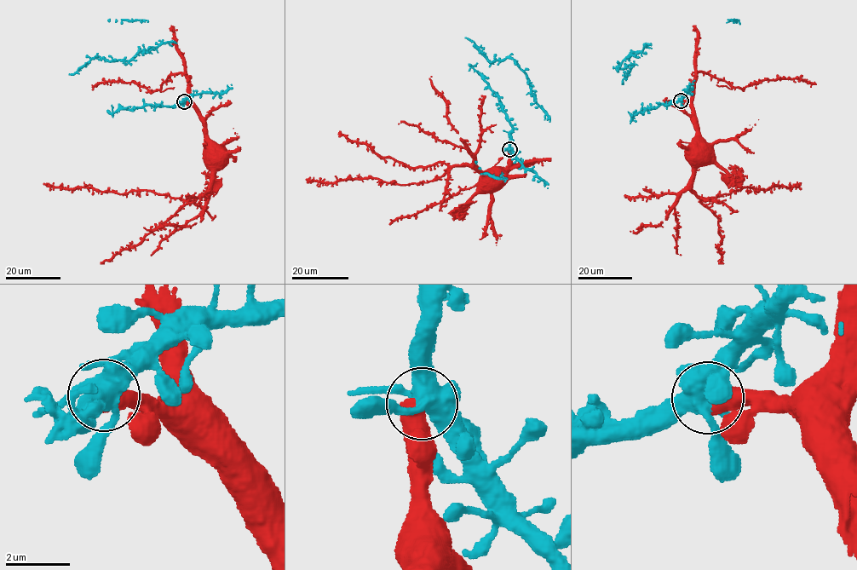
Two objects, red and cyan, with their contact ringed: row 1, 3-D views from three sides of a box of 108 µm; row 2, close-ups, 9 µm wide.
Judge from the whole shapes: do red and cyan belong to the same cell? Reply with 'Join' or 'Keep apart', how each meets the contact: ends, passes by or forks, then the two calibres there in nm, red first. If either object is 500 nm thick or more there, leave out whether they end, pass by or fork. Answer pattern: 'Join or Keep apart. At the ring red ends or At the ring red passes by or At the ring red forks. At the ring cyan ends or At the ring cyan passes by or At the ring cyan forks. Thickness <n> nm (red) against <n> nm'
Keep apart. Thickness 600 nm (red) against 480 nm

